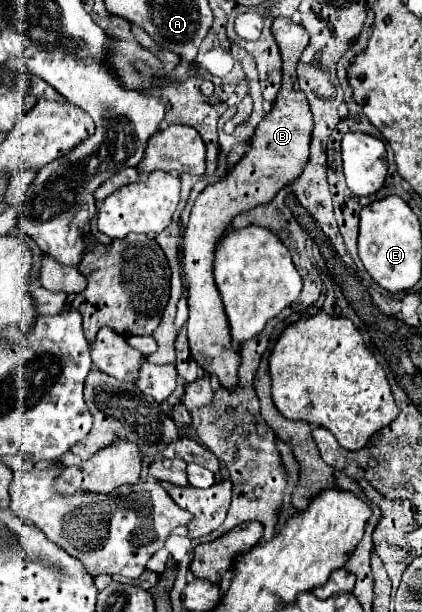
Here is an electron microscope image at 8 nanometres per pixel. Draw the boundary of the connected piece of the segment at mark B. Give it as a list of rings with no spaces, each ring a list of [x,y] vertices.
[[[278,16],[272,24],[274,38],[282,52],[282,88],[274,100],[272,110],[262,118],[258,124],[248,152],[236,162],[228,174],[208,184],[200,196],[196,198],[190,220],[182,232],[182,272],[186,280],[186,298],[188,298],[188,344],[194,360],[198,366],[202,366],[208,374],[216,374],[220,384],[228,390],[232,390],[238,384],[236,370],[240,366],[240,354],[232,348],[230,330],[226,312],[222,312],[222,298],[218,296],[218,288],[214,284],[212,276],[212,260],[214,260],[214,248],[222,232],[230,226],[234,216],[252,210],[260,204],[270,202],[284,186],[292,184],[298,174],[302,174],[302,168],[306,166],[306,160],[310,156],[310,136],[312,136],[312,112],[308,108],[308,100],[298,88],[298,76],[296,66],[300,60],[300,54],[304,52],[310,36],[300,26],[294,24],[290,18]]]

